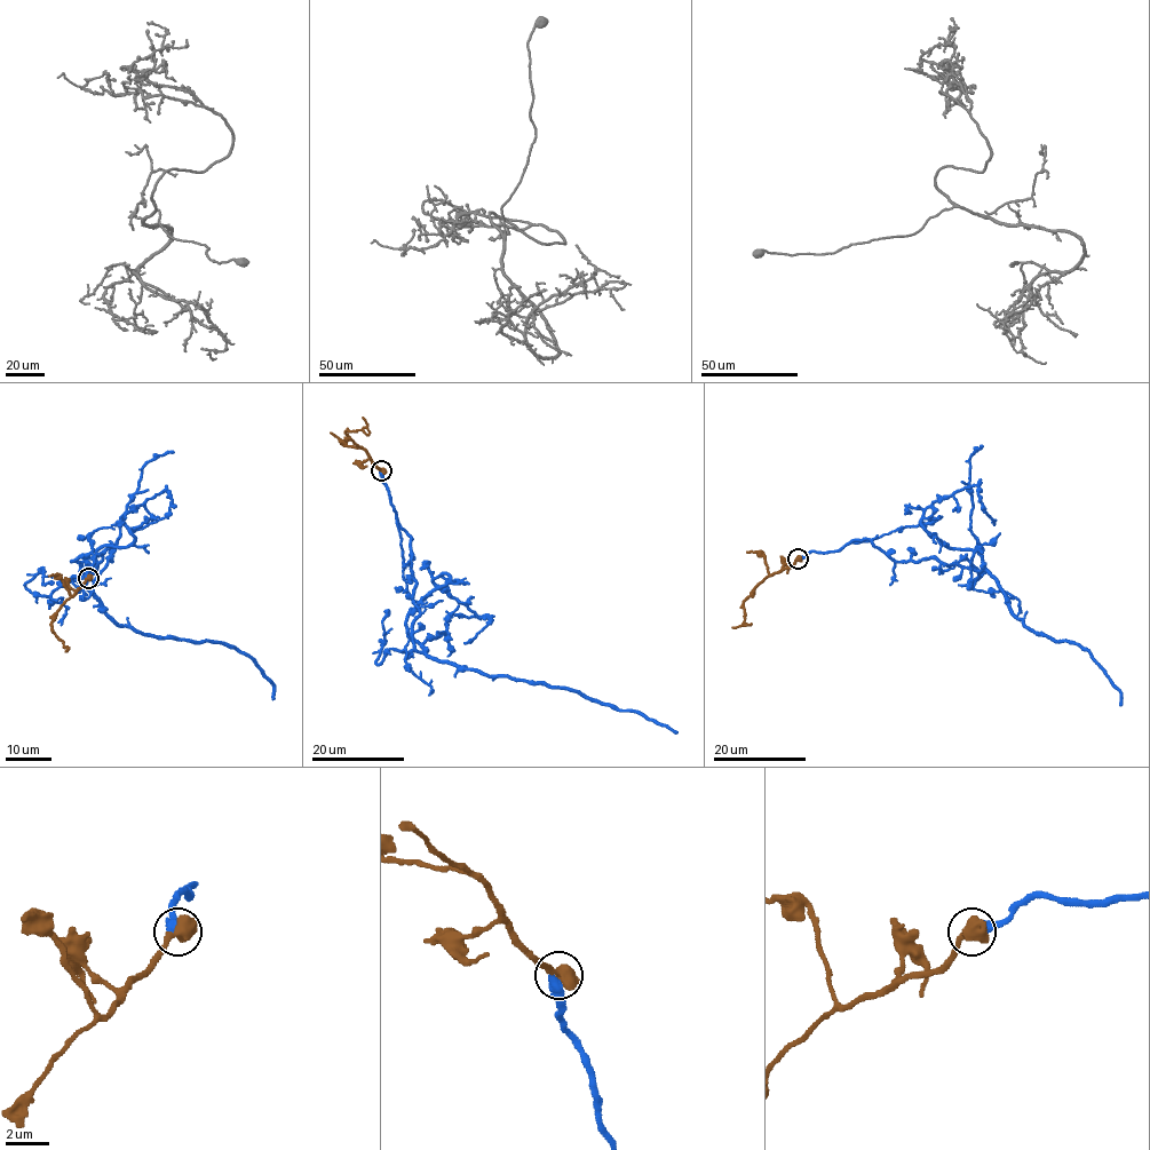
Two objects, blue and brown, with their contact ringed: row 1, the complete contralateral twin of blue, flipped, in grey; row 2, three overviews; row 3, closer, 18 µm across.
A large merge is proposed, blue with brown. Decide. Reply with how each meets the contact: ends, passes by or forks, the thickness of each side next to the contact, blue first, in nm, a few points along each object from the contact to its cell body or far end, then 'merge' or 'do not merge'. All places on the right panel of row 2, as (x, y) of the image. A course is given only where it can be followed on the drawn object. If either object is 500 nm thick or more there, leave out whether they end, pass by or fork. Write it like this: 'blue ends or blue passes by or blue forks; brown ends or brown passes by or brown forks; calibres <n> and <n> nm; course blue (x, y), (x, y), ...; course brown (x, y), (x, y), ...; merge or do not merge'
calibres 500 and 800 nm; course blue (799, 558), (869, 539), (897, 562), (936, 557), (984, 570), (1025, 625), (1088, 651), (1120, 691), (1121, 705); course brown (798, 558), (764, 579), (745, 600), (742, 626), (732, 627); merge

